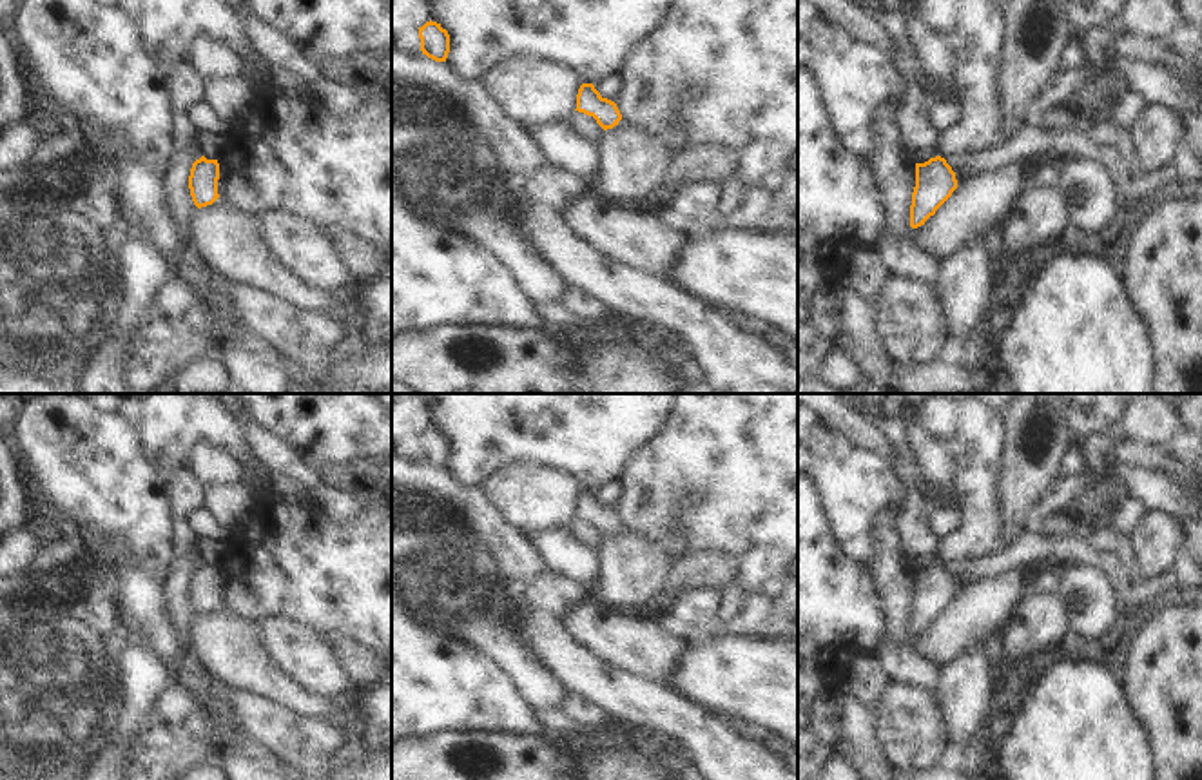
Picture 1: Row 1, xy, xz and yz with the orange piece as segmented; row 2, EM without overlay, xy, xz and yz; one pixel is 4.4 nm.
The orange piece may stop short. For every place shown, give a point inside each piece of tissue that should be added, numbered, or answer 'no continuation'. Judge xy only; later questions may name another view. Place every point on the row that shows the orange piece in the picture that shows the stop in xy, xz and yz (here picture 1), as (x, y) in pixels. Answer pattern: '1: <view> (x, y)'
no continuation

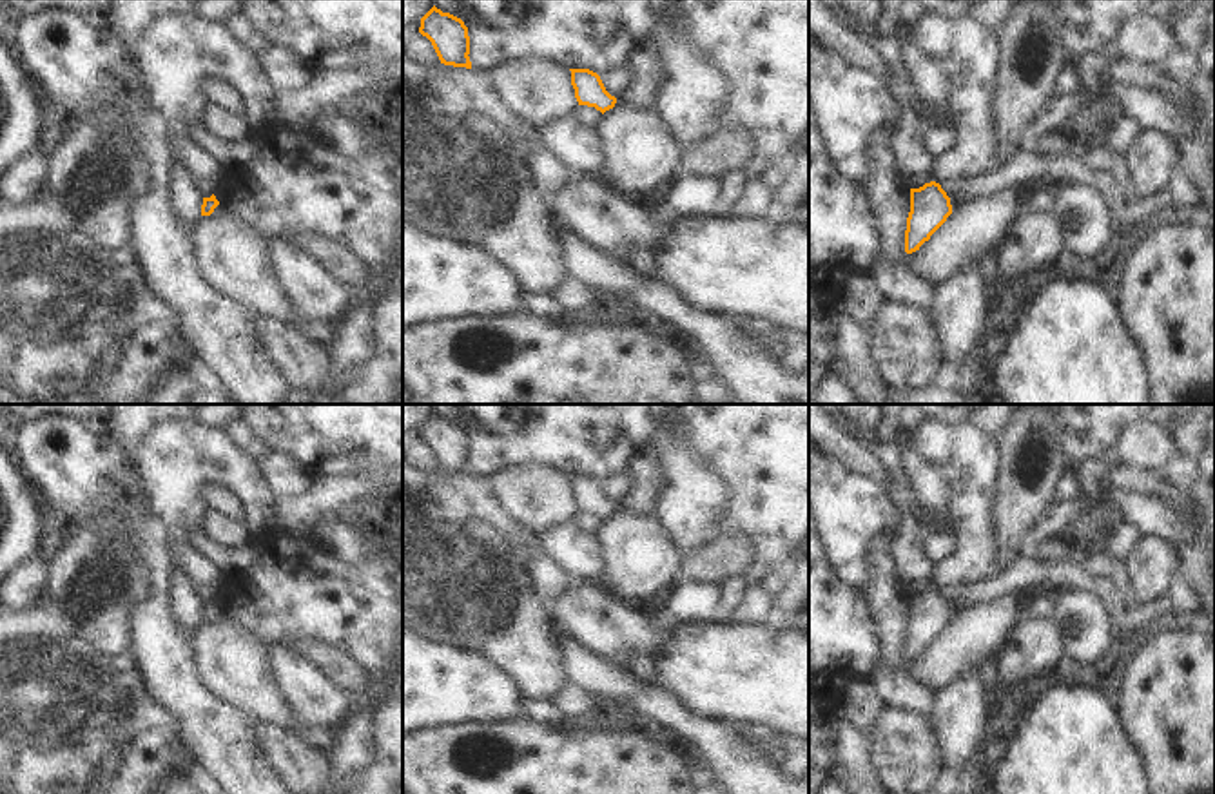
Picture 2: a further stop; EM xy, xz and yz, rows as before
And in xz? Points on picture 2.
no continuation

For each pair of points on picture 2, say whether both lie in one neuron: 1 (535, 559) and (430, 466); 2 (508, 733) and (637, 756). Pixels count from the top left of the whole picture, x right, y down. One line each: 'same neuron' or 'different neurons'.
1: same neuron
2: same neuron

